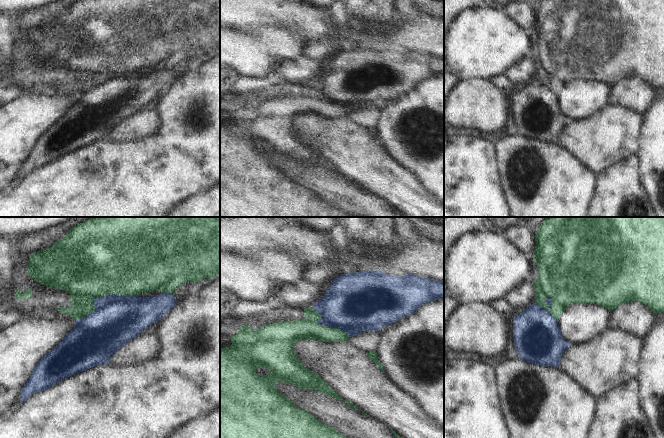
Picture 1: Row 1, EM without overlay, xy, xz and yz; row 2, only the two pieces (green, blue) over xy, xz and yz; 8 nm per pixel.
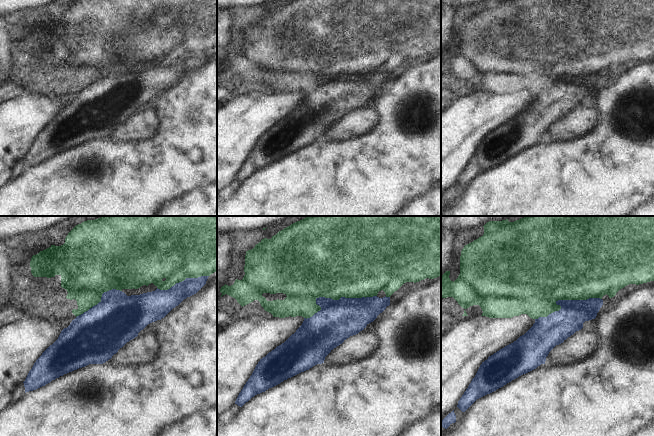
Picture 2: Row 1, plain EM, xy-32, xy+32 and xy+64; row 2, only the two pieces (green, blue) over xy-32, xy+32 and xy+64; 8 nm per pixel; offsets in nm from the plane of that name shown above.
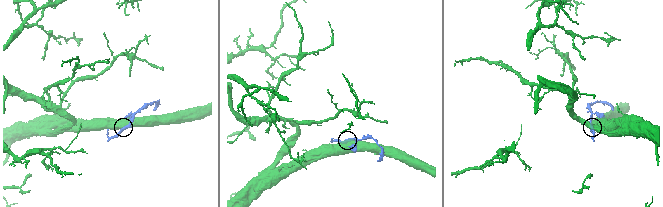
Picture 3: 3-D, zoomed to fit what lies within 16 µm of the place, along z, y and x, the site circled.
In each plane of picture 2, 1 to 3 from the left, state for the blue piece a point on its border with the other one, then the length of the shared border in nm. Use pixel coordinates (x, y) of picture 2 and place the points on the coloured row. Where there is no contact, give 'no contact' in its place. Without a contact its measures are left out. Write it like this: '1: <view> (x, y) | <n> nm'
1: xy-32 (182, 280) | 420 nm
2: xy+32 (333, 299) | 600 nm
3: xy+64 (562, 299) | 550 nm

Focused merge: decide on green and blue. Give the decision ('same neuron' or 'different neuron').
different neuron

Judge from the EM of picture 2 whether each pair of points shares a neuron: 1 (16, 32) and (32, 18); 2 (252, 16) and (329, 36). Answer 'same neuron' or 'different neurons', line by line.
1: different neurons
2: same neuron

